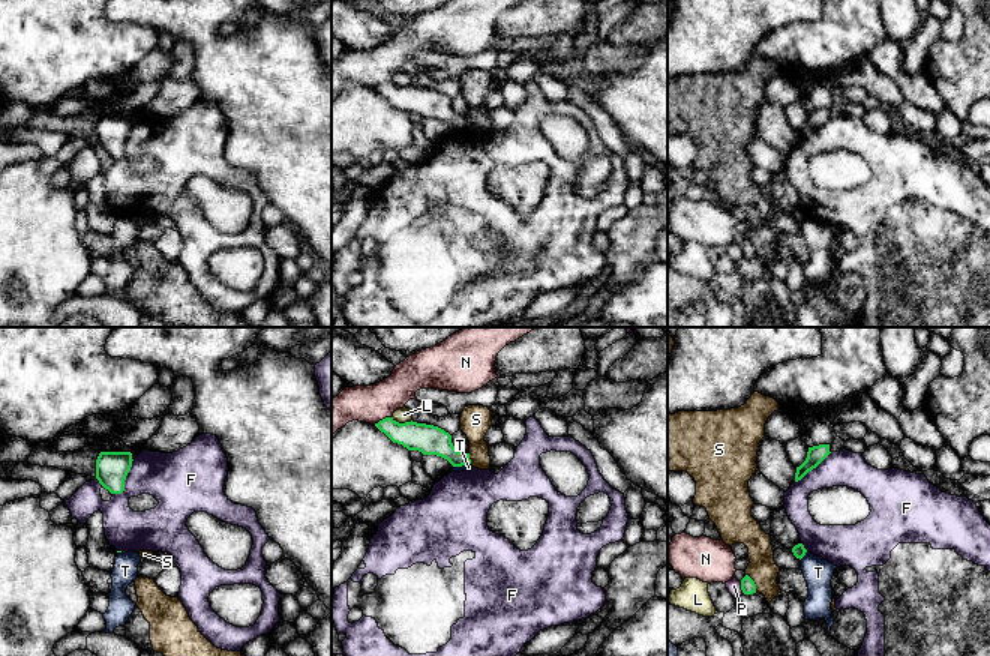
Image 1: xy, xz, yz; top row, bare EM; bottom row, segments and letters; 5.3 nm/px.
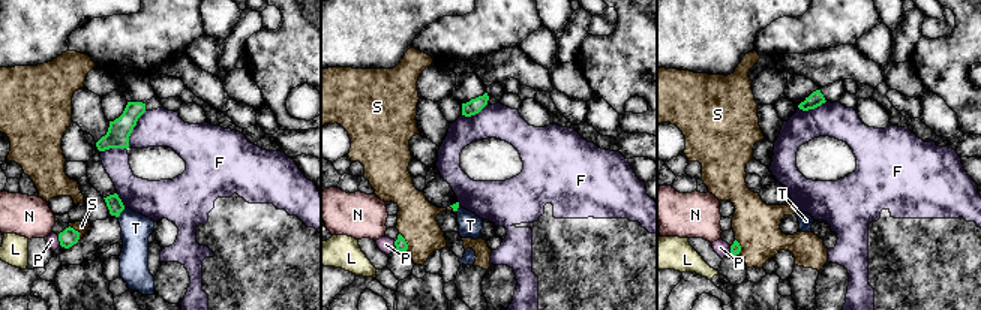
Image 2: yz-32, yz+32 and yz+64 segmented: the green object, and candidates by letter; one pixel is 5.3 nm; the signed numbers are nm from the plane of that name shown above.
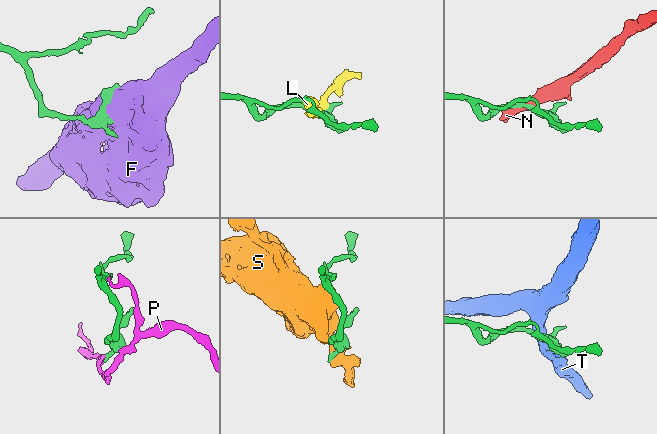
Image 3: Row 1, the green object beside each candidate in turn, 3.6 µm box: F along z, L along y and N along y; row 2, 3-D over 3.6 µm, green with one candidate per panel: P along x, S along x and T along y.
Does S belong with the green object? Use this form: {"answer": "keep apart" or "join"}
{"answer": "keep apart"}

